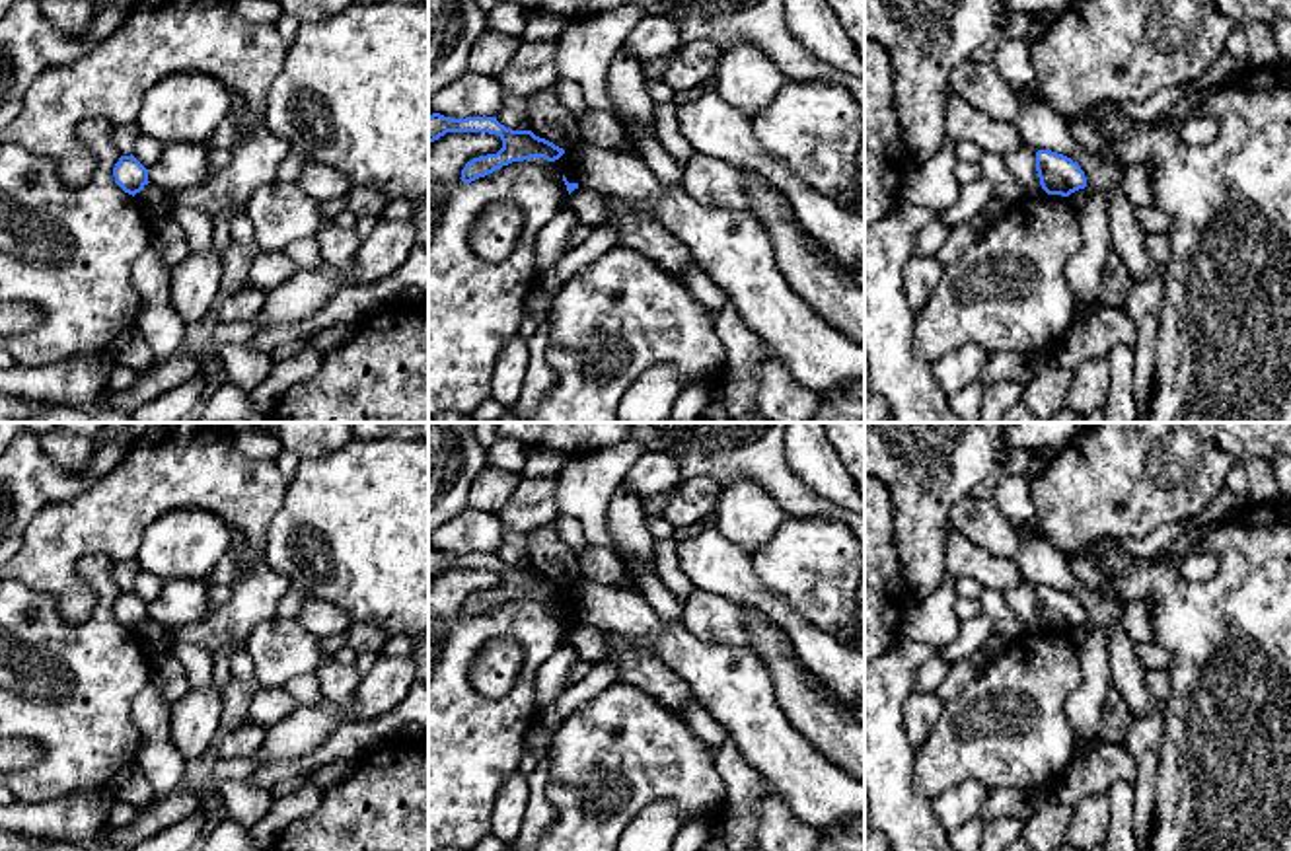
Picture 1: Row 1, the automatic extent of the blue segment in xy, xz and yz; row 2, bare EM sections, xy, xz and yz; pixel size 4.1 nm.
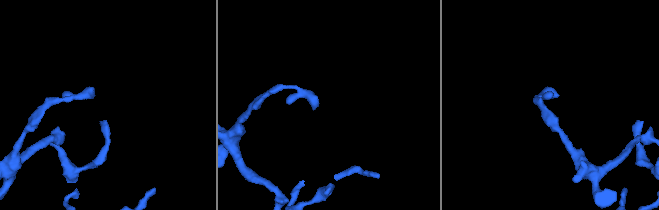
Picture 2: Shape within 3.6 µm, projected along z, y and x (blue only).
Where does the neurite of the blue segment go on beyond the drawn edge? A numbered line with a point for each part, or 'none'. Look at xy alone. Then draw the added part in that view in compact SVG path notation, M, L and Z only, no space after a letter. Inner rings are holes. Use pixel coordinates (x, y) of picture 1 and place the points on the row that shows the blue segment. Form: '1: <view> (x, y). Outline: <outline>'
none

